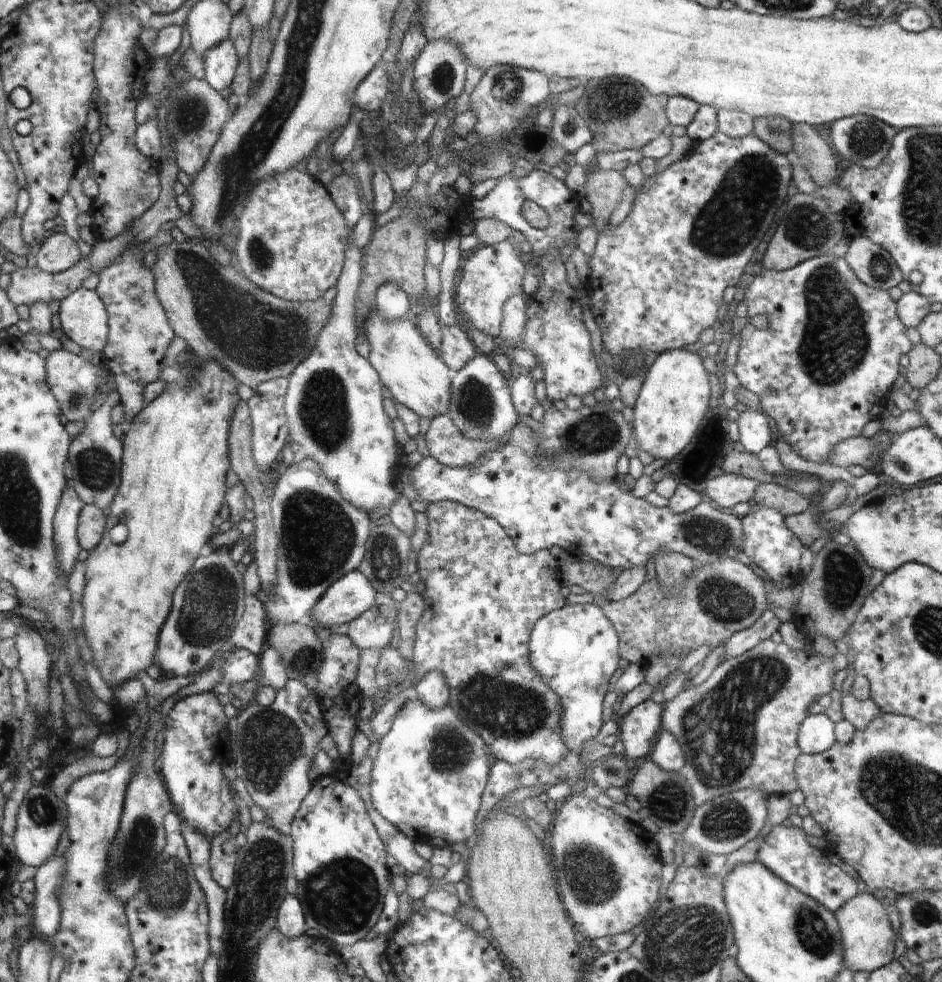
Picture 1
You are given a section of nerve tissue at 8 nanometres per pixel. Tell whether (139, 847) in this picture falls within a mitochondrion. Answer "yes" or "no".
yes

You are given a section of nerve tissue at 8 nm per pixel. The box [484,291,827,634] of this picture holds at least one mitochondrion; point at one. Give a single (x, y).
(593, 433)

